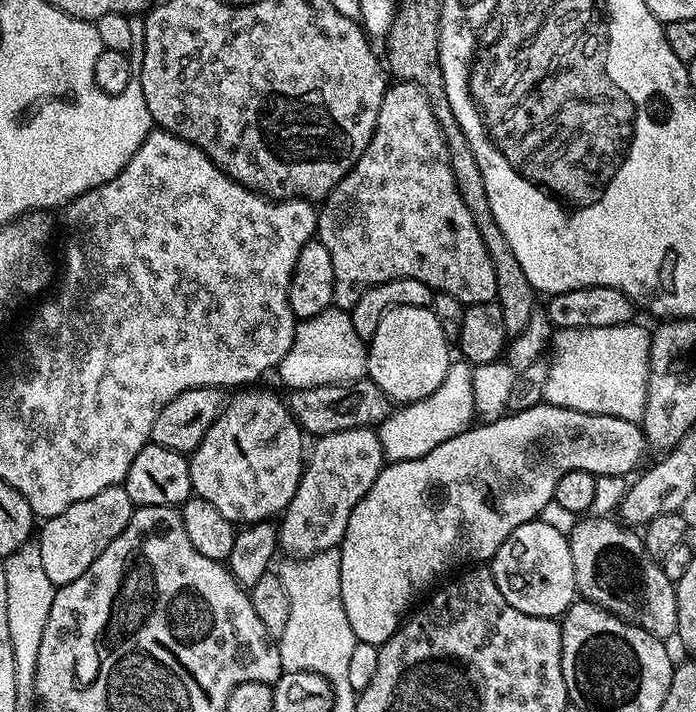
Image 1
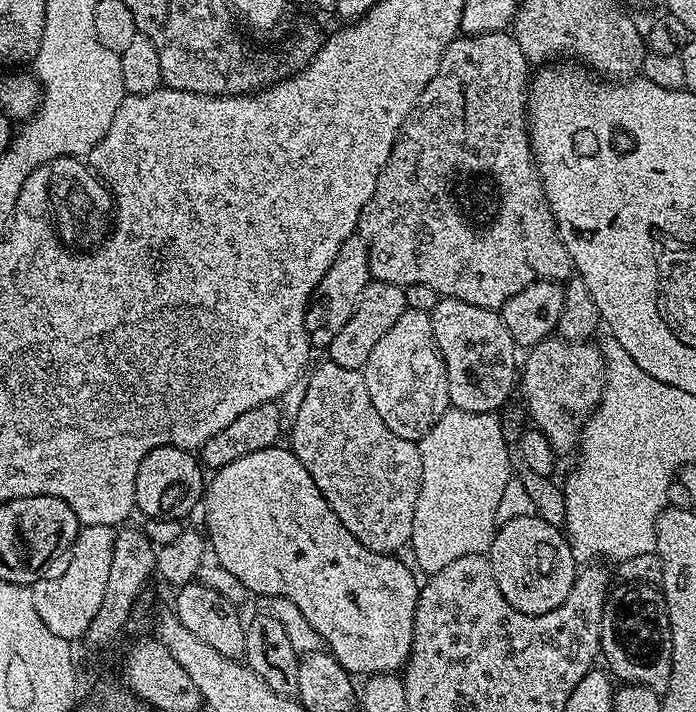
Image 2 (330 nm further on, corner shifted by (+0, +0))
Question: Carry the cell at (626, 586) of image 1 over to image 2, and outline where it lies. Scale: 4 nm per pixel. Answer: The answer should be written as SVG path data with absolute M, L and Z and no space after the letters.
M617 583L609 591L608 600L604 604L604 613L600 619L600 651L602 660L608 663L607 671L617 681L624 684L637 684L663 694L666 686L670 686L670 670L672 669L672 643L670 642L670 622L664 598L659 587L651 584Z

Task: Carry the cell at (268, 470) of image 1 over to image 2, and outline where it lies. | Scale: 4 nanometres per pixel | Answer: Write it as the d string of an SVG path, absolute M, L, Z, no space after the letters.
M280 447L263 448L257 452L246 454L219 469L213 475L216 477L213 480L211 477L207 481L206 495L202 500L202 512L204 508L204 516L208 519L206 536L210 541L211 555L212 552L216 555L213 556L215 563L219 564L221 568L230 570L230 574L234 574L234 578L238 578L238 582L242 582L242 586L246 586L253 597L281 596L282 598L290 598L290 602L294 602L294 606L298 606L298 610L302 610L306 622L310 622L310 626L314 626L314 630L318 630L323 647L331 652L338 663L353 677L367 678L376 676L379 672L399 673L408 663L412 635L414 634L414 610L420 597L420 584L412 577L413 569L411 567L408 569L402 561L395 560L397 558L395 555L387 552L375 552L362 546L362 542L358 542L358 538L354 538L354 534L350 534L350 530L346 530L346 526L342 526L338 514L334 514L334 510L326 502L326 498L318 490L314 478L310 478L310 470L306 470L306 466L302 466L302 462L296 457L291 447Z

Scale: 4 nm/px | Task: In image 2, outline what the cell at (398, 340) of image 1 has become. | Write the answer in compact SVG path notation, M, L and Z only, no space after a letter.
M409 308L378 338L370 358L366 358L362 375L366 390L370 390L370 402L382 417L382 422L404 440L419 441L435 424L438 417L447 412L448 383L446 366L434 338L434 326L429 313Z

